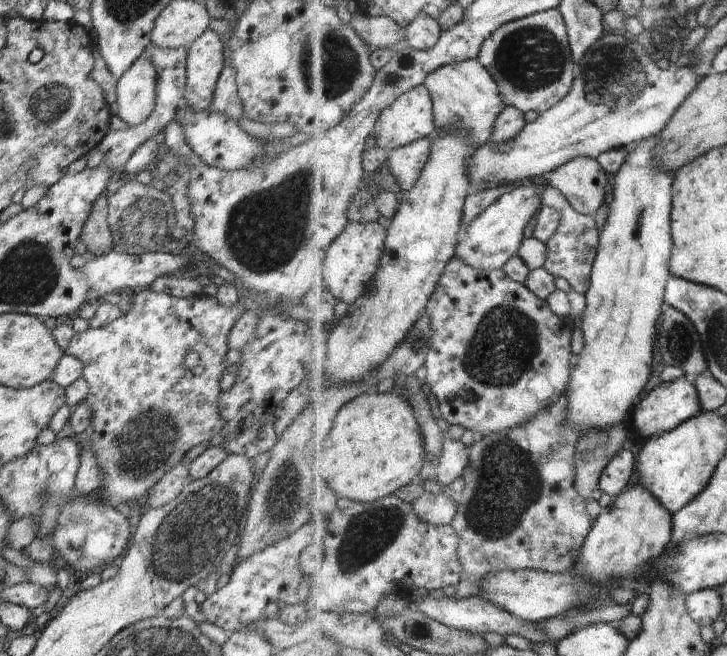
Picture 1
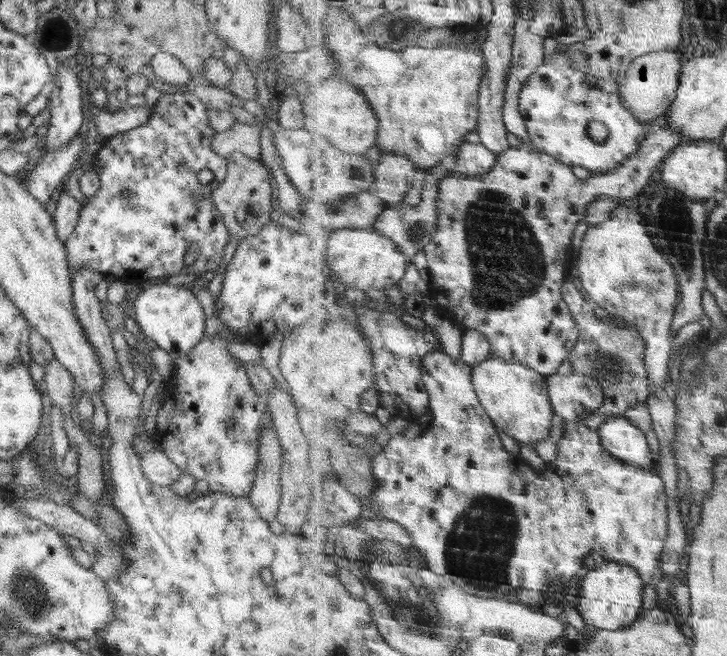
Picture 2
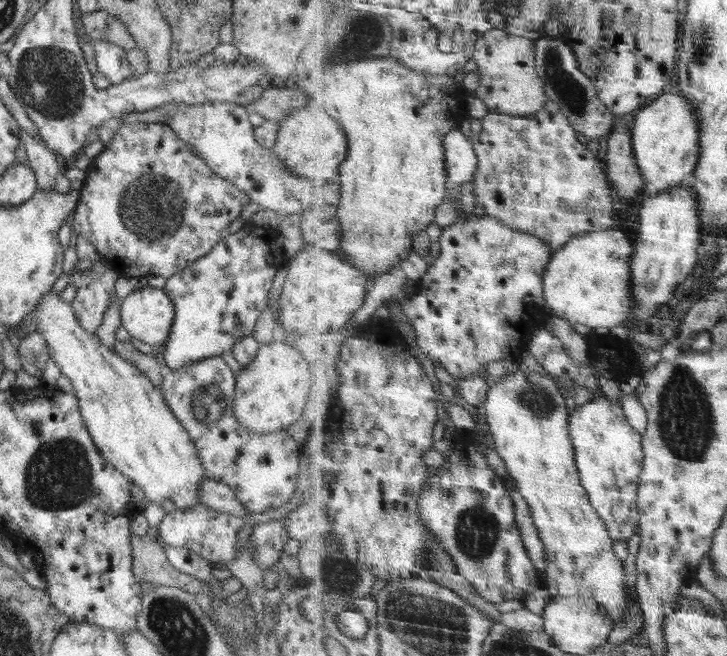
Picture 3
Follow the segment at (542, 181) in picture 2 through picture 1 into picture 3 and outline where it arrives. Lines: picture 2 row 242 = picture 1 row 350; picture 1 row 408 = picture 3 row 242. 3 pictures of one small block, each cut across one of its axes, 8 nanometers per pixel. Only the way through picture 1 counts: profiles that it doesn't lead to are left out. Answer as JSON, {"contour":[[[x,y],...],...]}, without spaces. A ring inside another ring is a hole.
{"contour":[[[459,209],[459,221],[455,222],[452,226],[442,228],[442,235],[440,238],[441,254],[436,261],[431,261],[431,267],[429,268],[429,274],[421,280],[421,294],[415,295],[412,298],[398,298],[401,305],[401,312],[410,318],[413,328],[415,328],[415,334],[417,335],[417,345],[421,350],[427,354],[431,360],[437,360],[442,367],[447,369],[449,374],[458,382],[471,376],[479,374],[484,378],[488,378],[488,364],[490,362],[507,361],[522,352],[529,350],[529,335],[544,329],[546,321],[554,315],[553,309],[547,303],[545,297],[545,272],[550,266],[550,262],[554,260],[554,256],[557,252],[554,252],[552,246],[547,242],[544,242],[539,235],[528,234],[514,228],[510,228],[506,223],[502,222],[499,218],[490,216],[485,213],[480,217],[476,217],[471,214],[470,217],[466,217],[461,209]]]}

